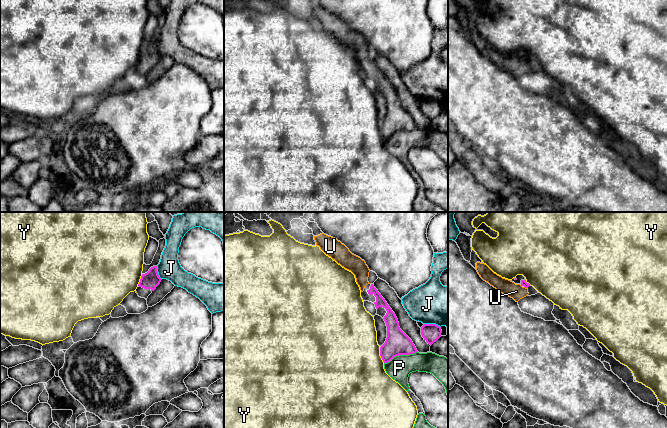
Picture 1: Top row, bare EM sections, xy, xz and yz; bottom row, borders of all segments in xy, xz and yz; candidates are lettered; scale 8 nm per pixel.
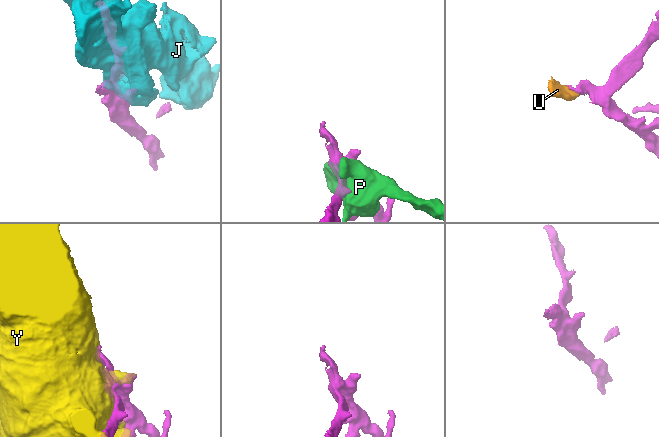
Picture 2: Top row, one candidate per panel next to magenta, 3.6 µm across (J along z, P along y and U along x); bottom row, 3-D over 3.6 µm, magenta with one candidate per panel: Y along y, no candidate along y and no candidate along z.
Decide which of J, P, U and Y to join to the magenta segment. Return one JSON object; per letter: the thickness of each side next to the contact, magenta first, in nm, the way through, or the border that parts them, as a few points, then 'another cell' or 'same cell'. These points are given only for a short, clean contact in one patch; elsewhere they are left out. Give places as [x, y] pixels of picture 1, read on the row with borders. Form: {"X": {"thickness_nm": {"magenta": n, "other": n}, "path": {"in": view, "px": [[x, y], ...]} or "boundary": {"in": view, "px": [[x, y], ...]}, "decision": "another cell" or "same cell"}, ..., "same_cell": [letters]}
{"J": {"thickness_nm": {"magenta": 150, "other": 340}, "decision": "another cell"}, "P": {"thickness_nm": {"magenta": 190, "other": 190}, "decision": "another cell"}, "U": {"thickness_nm": {"magenta": 50, "other": 120}, "path": {"in": "yz", "px": [[523, 282], [526, 287], [522, 291], [516, 291]]}, "decision": "same cell"}, "Y": {"thickness_nm": {"magenta": 190, "other": 500}, "decision": "another cell"}, "same_cell": ["U"]}

